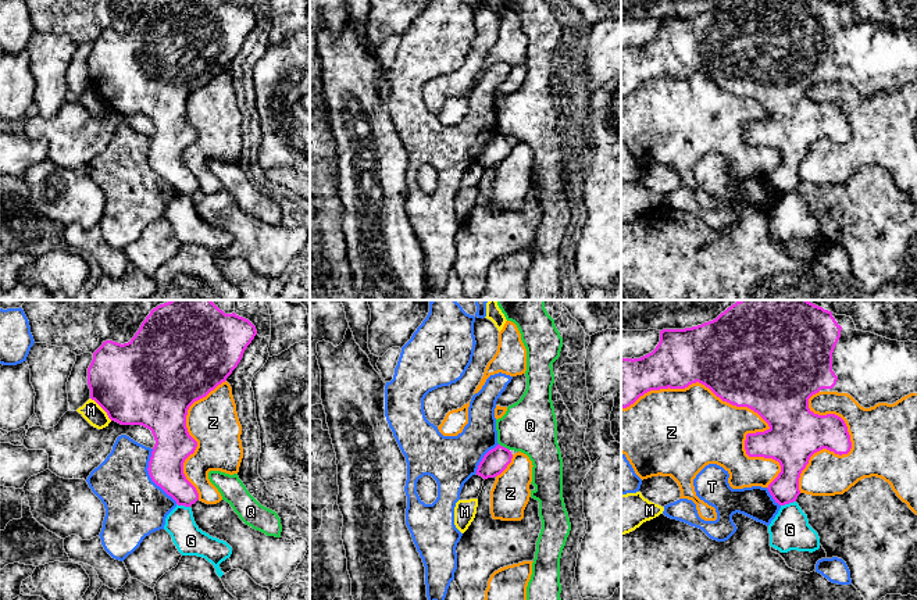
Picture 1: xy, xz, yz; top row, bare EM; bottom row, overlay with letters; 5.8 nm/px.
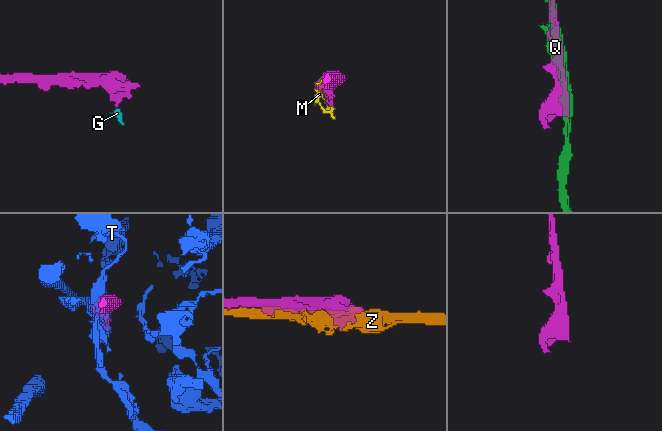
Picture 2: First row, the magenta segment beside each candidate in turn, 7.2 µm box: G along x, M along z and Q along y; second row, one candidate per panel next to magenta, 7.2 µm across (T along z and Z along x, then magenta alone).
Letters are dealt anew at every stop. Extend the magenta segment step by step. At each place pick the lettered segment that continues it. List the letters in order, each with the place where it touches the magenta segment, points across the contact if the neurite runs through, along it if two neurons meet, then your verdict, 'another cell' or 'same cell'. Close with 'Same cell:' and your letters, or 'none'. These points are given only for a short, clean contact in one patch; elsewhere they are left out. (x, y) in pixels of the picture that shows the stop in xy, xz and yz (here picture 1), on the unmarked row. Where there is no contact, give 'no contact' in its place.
G: yz (788, 192) | along yz (795, 189), (781, 195) | another cell
M: xy (102, 96) | another cell
Q: xz (505, 136) | another cell
T: xy (150, 165) | another cell
Z: yz (737, 95) | another cell
Same cell: none

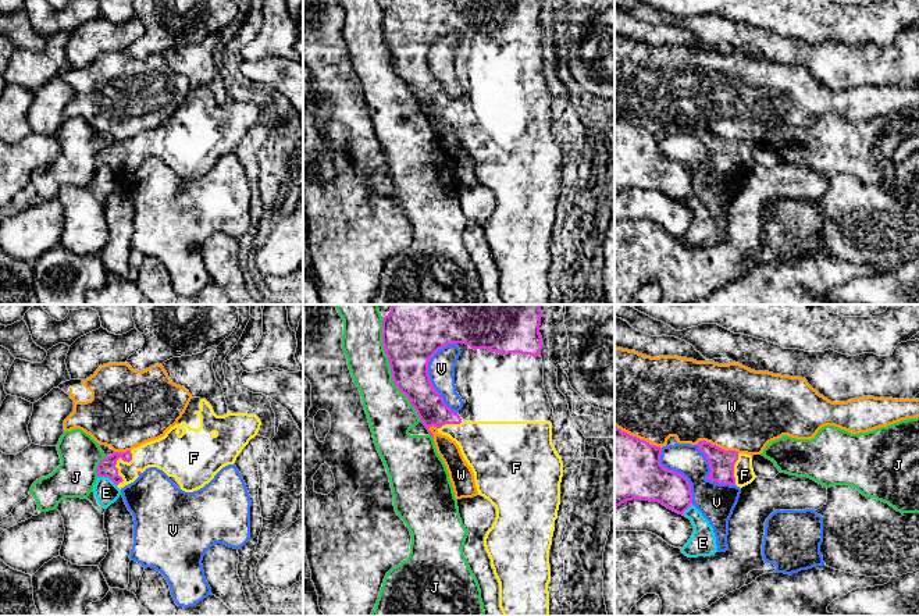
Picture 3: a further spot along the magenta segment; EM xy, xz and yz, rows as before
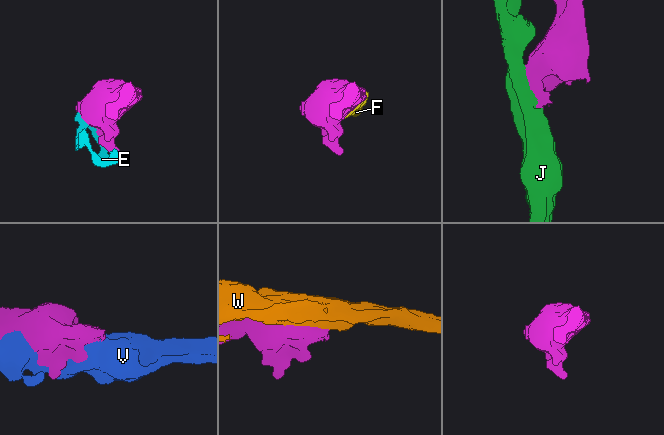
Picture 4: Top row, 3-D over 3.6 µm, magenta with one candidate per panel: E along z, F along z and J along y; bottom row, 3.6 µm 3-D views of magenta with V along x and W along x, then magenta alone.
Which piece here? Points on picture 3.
E: xy (107, 164) | another cell
F: xy (116, 150) | across xy (106, 156), (116, 150), (135, 150), (157, 142) | same cell
J: xz (391, 57) | another cell
V: xz (428, 64) | another cell
W: yz (638, 127) | another cell
Same cell: F

